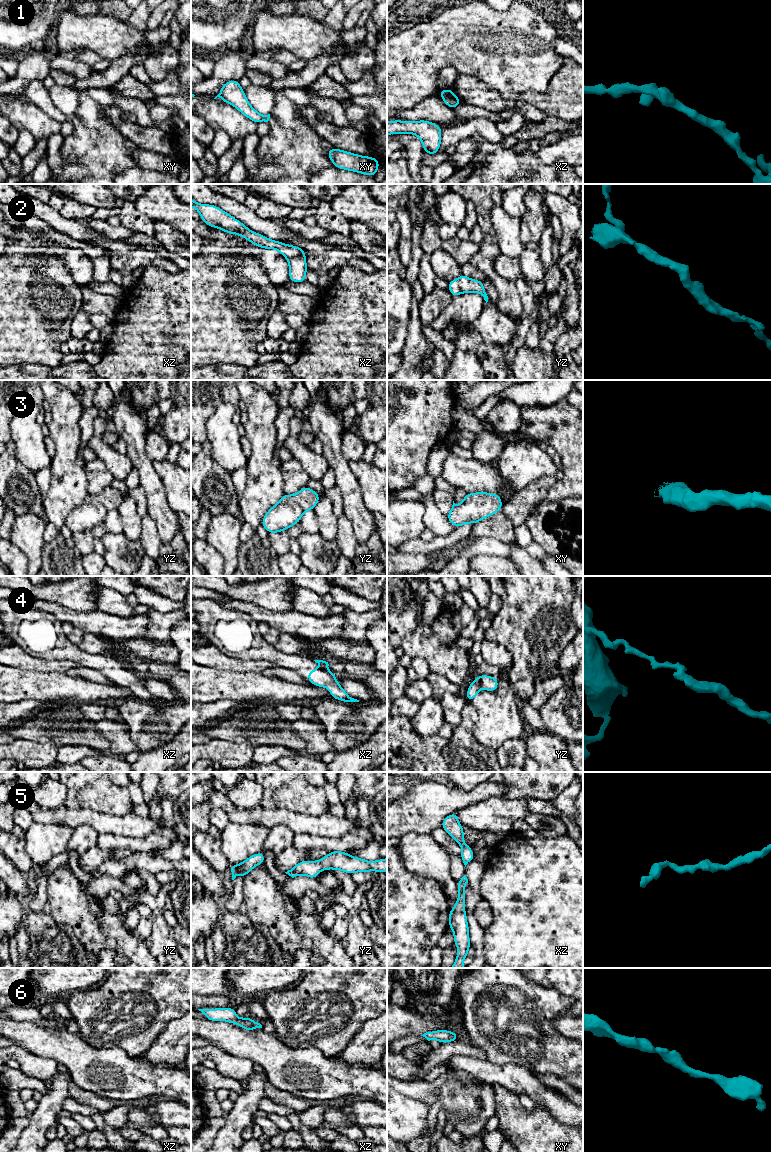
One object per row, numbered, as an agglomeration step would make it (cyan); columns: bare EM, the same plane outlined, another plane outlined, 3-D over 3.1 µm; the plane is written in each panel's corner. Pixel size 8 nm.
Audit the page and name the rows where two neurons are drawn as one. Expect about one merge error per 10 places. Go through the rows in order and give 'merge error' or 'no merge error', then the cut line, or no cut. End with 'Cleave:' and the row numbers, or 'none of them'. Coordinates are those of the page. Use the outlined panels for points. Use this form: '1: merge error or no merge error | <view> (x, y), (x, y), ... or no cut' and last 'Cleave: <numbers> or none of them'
1: no merge error | no cut
2: no merge error | no cut
3: no merge error | no cut
4: merge error | xz (320, 665), (327, 667)
5: no merge error | no cut
6: no merge error | no cut
Cleave: 4

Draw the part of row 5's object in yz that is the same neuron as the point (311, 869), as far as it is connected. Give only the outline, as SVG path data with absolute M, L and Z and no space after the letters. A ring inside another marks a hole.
M332 851L319 861L303 860L285 873L292 878L305 875L316 879L322 869L340 870L349 875L355 872L385 872L387 871L387 858L378 861L366 861L358 857L352 857L348 852Z

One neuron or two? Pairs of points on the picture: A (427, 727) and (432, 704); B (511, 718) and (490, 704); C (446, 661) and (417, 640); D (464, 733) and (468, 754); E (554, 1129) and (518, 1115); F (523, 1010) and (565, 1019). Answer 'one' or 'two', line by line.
A: one
B: one
C: one
D: one
E: one
F: two

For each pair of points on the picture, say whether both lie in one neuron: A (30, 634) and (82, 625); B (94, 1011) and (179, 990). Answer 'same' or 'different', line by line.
A: different
B: same

